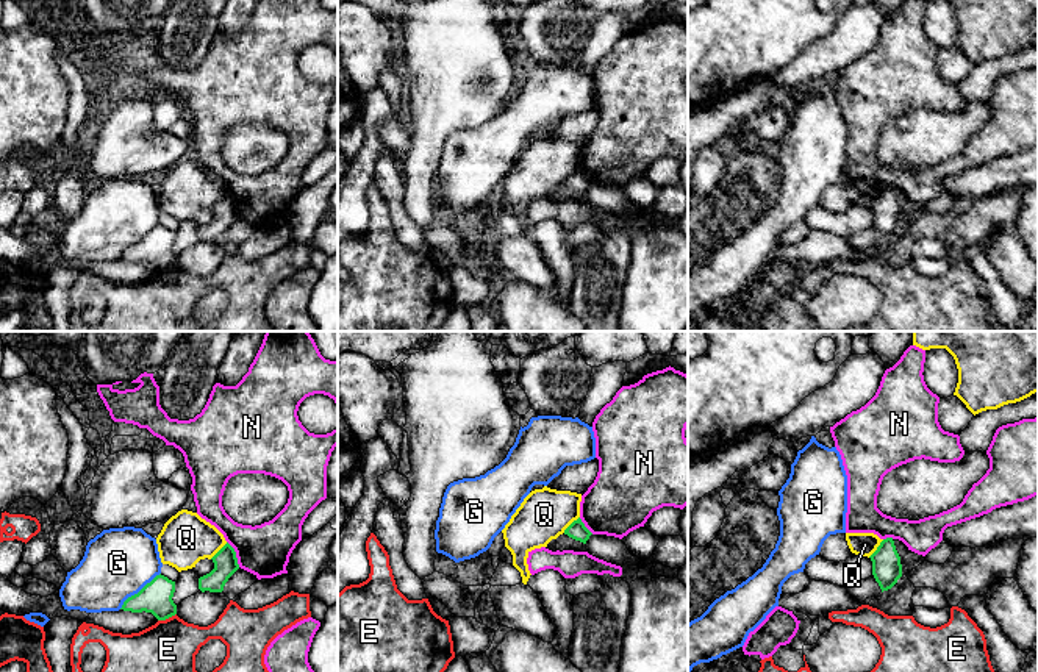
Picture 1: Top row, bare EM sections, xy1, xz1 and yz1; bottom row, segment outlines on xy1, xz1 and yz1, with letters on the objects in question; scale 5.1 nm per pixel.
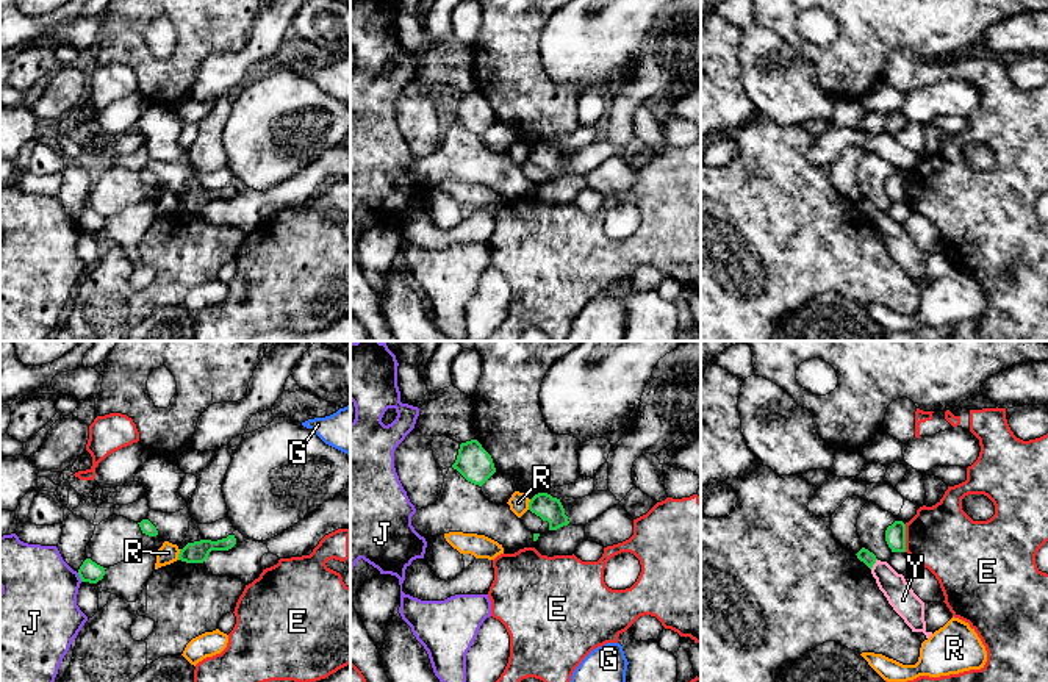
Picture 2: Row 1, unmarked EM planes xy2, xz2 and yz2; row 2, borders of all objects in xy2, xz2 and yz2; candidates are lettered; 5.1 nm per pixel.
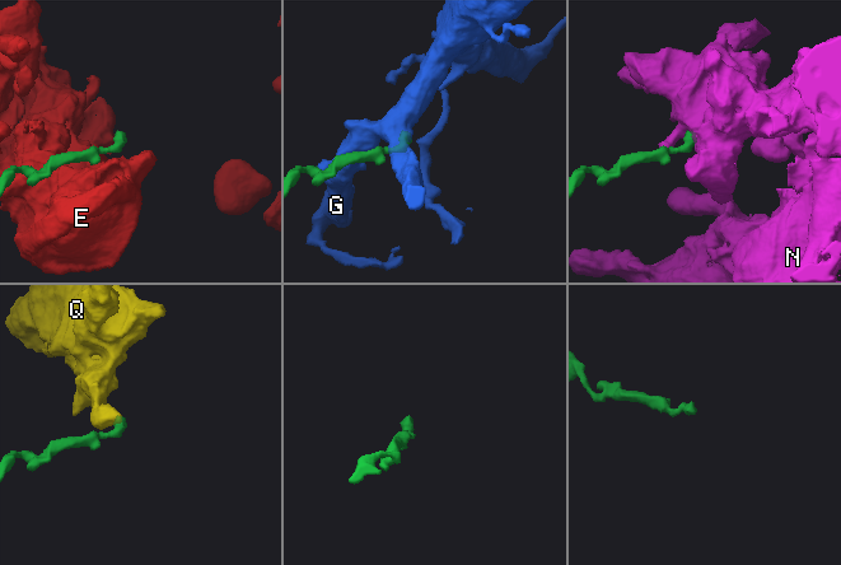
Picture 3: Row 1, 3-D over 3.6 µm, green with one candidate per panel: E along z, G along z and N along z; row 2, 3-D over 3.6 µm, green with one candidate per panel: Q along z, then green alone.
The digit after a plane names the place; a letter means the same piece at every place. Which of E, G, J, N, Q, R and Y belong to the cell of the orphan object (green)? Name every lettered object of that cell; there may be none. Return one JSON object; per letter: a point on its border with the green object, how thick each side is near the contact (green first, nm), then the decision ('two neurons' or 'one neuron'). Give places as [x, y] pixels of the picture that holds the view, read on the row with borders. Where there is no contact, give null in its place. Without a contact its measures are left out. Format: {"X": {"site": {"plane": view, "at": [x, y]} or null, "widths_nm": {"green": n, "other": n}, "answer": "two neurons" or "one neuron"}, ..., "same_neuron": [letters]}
{"E": {"site": {"plane": "yz2", "at": [904, 538]}, "widths_nm": {"green": 110, "other": 360}, "answer": "two neurons"}, "G": {"site": {"plane": "xy1", "at": [139, 591]}, "widths_nm": {"green": 170, "other": 360}, "answer": "two neurons"}, "J": {"site": {"plane": "xy2", "at": [80, 577]}, "widths_nm": {"green": 110, "other": 400}, "answer": "two neurons"}, "N": {"site": {"plane": "xy1", "at": [235, 554]}, "widths_nm": {"green": 130, "other": 260}, "answer": "two neurons"}, "Q": {"site": {"plane": "yz1", "at": [877, 549]}, "widths_nm": {"green": 160, "other": 120}, "answer": "two neurons"}, "R": {"site": {"plane": "xy2", "at": [179, 554]}, "widths_nm": {"green": 110, "other": 100}, "answer": "two neurons"}, "Y": {"site": {"plane": "yz2", "at": [875, 562]}, "widths_nm": {"green": 70, "other": 140}, "answer": "one neuron"}, "same_neuron": ["Y"]}

